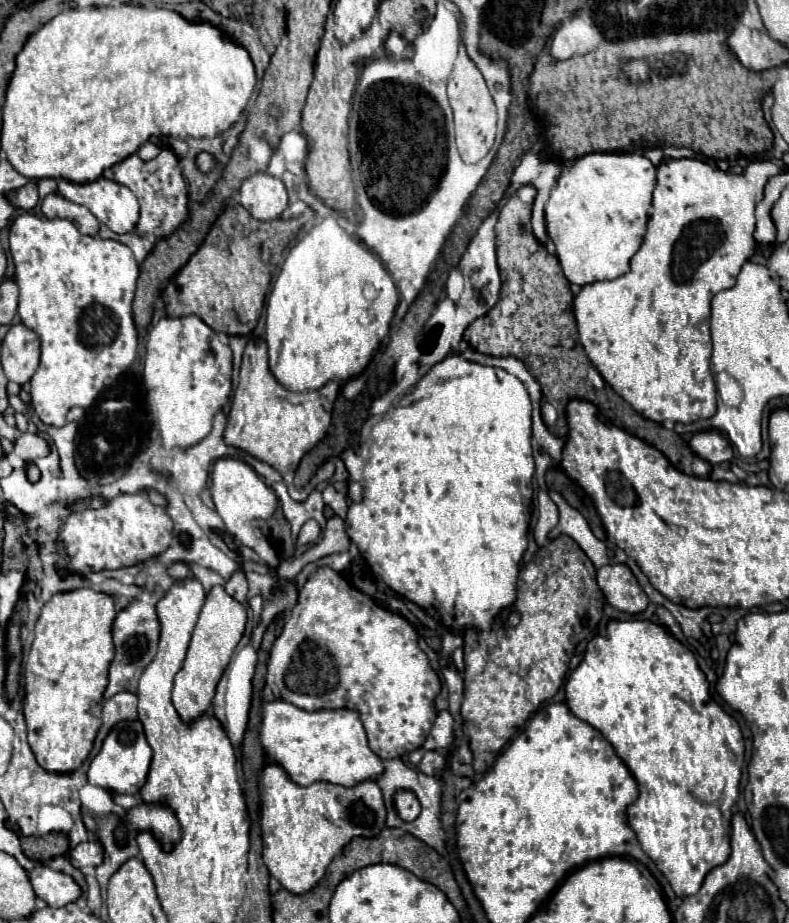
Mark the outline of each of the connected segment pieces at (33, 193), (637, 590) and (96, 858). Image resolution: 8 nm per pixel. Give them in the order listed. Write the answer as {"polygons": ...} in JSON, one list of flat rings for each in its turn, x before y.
{"polygons":[[[29,182,29,184,25,184,25,186,17,188,17,190,11,190,7,194,7,200,17,210,33,210,35,204,37,204,37,200,39,200,37,198,37,190,35,190,35,184]],[[625,564,599,568,597,584,605,594,607,602,621,612,641,614,649,606,645,592,641,590,641,586,637,584,637,578]],[[83,842,69,852,69,862,73,868,95,868,103,862,103,848,97,842]]]}

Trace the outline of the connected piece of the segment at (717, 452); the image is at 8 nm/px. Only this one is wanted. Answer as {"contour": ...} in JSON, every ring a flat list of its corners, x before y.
{"contour":[[701,432,691,438,691,448,699,458,711,464,721,464,729,462,733,458,733,448,725,436,719,432]]}

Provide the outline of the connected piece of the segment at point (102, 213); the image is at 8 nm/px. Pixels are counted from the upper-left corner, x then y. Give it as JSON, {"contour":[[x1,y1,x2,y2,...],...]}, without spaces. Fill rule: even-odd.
{"contour":[[99,178,89,184,73,184,73,182,61,180,59,194,79,206,89,208,89,212,93,212,93,216,115,234,127,234,127,232,135,230,135,226,139,222,139,202,137,202,135,194,123,184,117,184,117,182,111,182,105,178]]}

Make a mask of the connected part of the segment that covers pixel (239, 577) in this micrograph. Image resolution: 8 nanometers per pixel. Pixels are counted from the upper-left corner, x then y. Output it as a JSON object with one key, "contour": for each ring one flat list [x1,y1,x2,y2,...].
{"contour":[[237,570,237,572,233,572,233,576,227,580,227,584,225,584,225,590,233,596,233,598,237,598,241,604,245,604,247,602,247,582,245,582,245,574,241,572,241,570]]}

